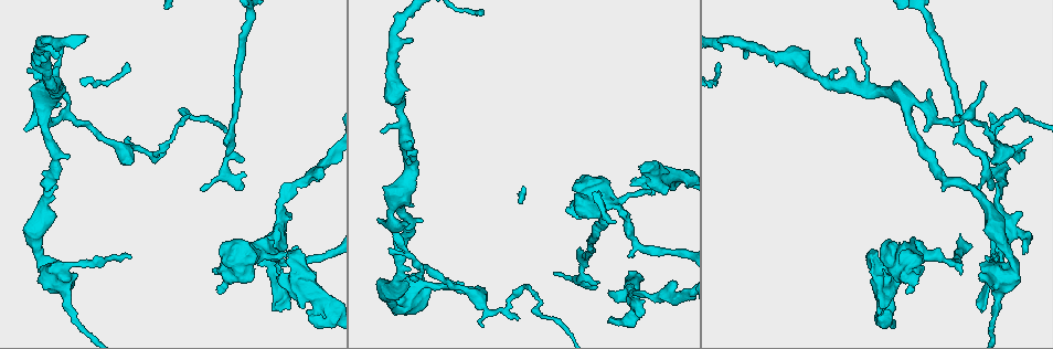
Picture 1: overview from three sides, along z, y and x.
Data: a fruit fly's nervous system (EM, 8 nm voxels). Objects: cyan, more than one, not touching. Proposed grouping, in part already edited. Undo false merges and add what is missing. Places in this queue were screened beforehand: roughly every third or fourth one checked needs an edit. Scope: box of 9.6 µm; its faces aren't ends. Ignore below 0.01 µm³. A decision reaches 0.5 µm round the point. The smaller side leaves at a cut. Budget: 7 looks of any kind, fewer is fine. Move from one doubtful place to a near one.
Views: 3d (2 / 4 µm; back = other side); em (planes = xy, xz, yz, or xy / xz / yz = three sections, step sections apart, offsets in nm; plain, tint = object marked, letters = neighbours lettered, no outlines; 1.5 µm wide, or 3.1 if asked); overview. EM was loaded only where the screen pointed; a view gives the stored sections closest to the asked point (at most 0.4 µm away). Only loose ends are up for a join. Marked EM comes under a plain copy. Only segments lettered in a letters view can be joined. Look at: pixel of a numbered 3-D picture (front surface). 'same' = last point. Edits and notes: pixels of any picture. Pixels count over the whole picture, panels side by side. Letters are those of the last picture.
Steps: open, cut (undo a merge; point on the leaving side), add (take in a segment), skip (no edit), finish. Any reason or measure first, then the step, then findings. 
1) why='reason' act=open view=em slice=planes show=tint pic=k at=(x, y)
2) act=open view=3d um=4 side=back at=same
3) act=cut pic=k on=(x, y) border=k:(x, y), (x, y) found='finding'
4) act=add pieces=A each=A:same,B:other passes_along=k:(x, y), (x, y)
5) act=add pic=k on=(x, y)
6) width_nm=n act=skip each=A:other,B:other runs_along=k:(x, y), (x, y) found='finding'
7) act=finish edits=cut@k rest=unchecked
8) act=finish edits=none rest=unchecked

why='an open end' act=open view=3d um=2 pic=1 at=(243, 187)

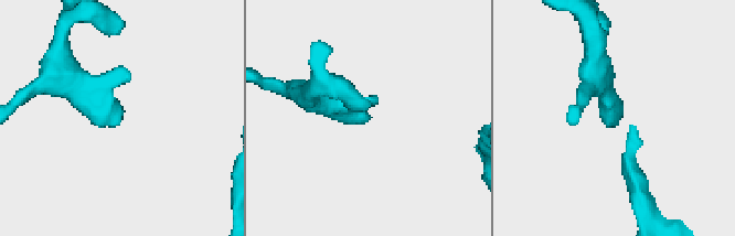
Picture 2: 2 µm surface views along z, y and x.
act=open view=em slice=planes show=letters pic=2 at=(117, 123)

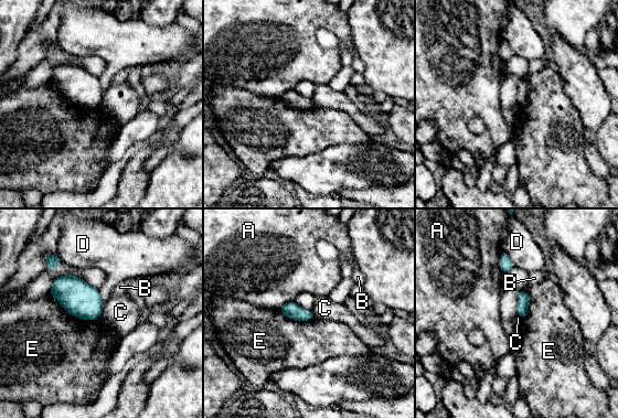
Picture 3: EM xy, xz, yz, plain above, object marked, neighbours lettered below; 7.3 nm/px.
width_nm=100 act=skip each=A:other,B:other,C:other,D:other,E:other border=3:(104, 304), (98, 318) found='no lettered segment goes on from it'

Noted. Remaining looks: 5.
why='tapers out' act=open view=em slice=planes show=letters pic=1 at=(410, 280)

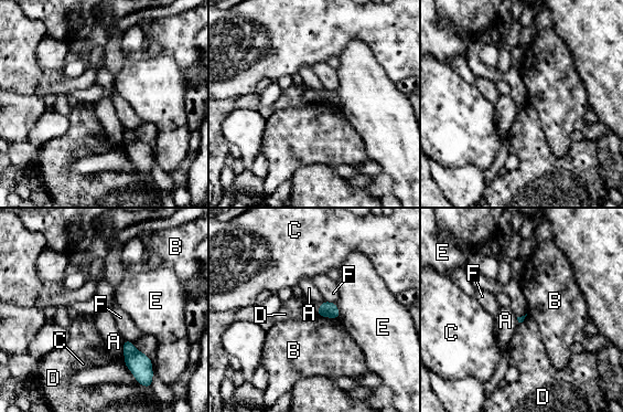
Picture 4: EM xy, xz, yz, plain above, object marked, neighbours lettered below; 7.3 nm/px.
act=skip each=A:other,B:other,C:other,D:other,E:other,F:other found='none of them fits'

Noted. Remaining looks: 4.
why='an open end' act=open view=em slice=planes show=letters pic=1 at=(278, 274)

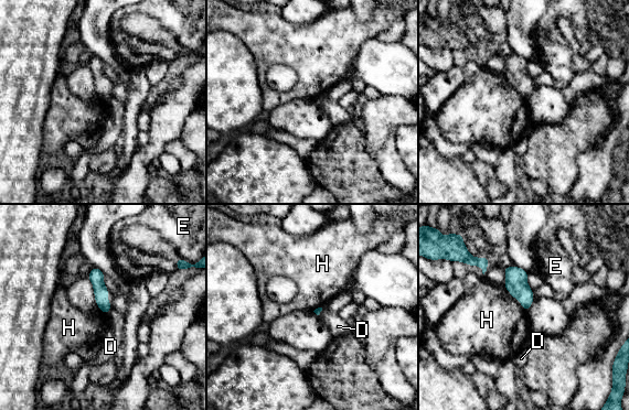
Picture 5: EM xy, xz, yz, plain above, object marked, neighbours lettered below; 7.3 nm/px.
longest_contact=H:140nm act=skip each=D:other,E:other,H:other found='no lettered segment goes on from it'

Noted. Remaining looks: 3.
act=finish edits=none rest=unchecked

